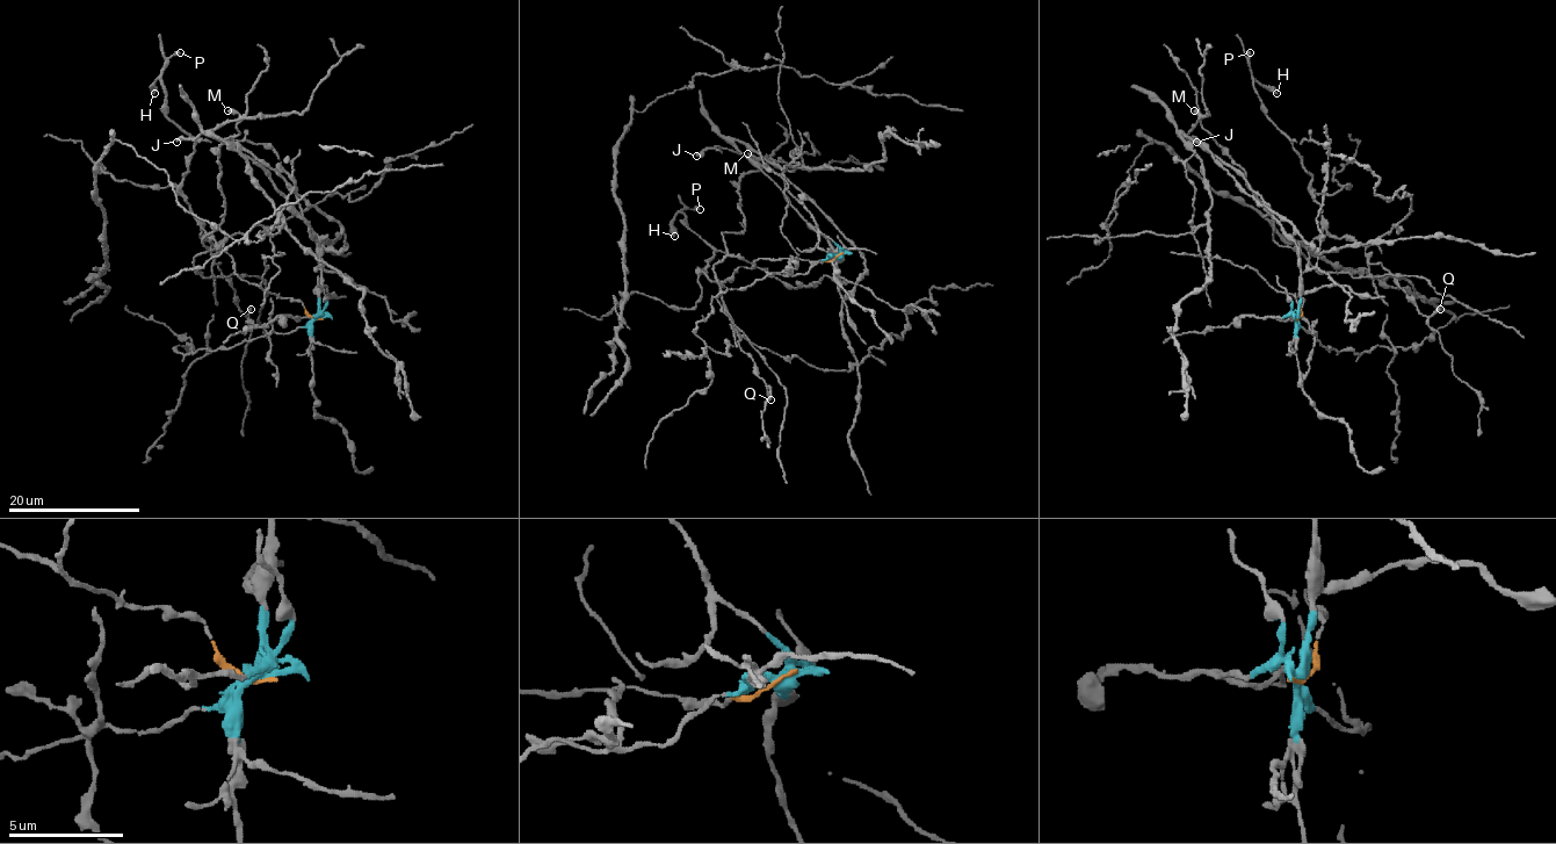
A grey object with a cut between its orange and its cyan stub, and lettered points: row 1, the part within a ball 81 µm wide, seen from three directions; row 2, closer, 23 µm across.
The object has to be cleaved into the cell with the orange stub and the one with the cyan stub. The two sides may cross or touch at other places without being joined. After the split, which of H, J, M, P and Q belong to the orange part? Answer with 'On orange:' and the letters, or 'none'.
On orange: H, P, Q

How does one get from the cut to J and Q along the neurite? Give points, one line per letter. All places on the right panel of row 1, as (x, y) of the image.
J: (1297, 318), (1300, 249), (1251, 186), (1185, 134), (1188, 131), (1189, 138), (1196, 142)
Q: (1297, 319), (1307, 247), (1325, 231), (1361, 244), (1370, 264), (1386, 268), (1421, 315), (1440, 308)

